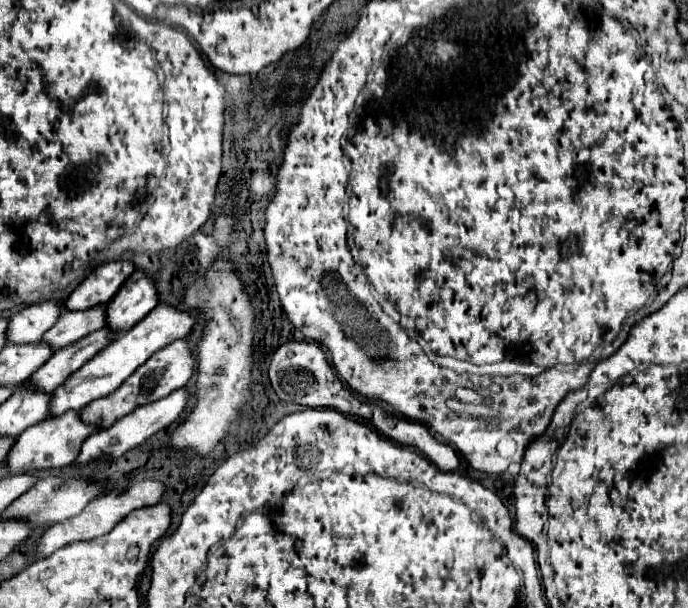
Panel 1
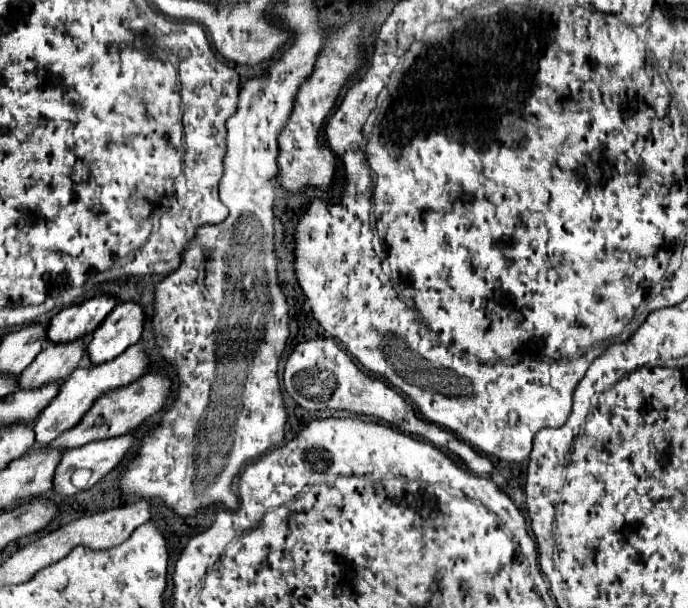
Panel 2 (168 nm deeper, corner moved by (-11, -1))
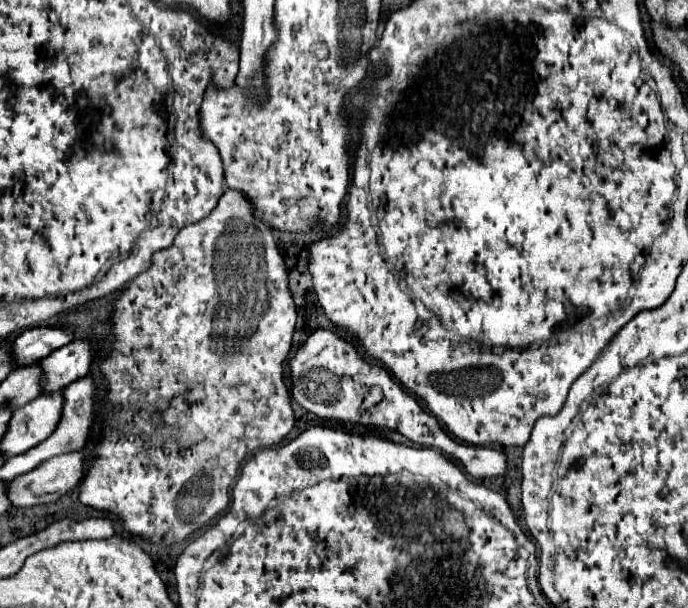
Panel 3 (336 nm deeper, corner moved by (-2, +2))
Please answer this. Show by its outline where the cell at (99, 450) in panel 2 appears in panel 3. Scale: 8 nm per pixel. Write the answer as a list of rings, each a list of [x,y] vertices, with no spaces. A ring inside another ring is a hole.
[[[71,452],[67,456],[55,456],[47,462],[43,462],[39,468],[35,468],[35,472],[17,476],[15,480],[7,482],[5,490],[7,490],[7,498],[13,508],[31,508],[31,506],[55,502],[57,498],[67,494],[71,488],[75,488],[79,484],[81,476],[83,476],[83,454]]]

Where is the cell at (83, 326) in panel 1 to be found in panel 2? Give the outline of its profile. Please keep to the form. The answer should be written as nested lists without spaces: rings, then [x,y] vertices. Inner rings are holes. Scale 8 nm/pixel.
[[[74,339],[66,343],[52,343],[38,353],[38,357],[20,375],[20,389],[34,389],[48,381],[66,381],[68,375],[82,365],[86,357],[86,341]]]

